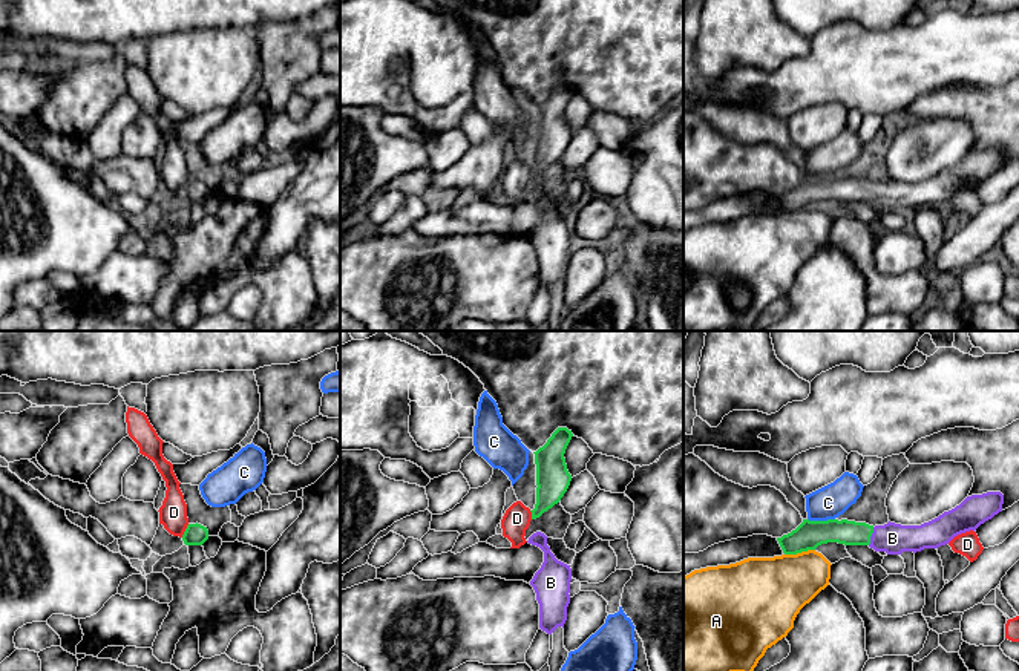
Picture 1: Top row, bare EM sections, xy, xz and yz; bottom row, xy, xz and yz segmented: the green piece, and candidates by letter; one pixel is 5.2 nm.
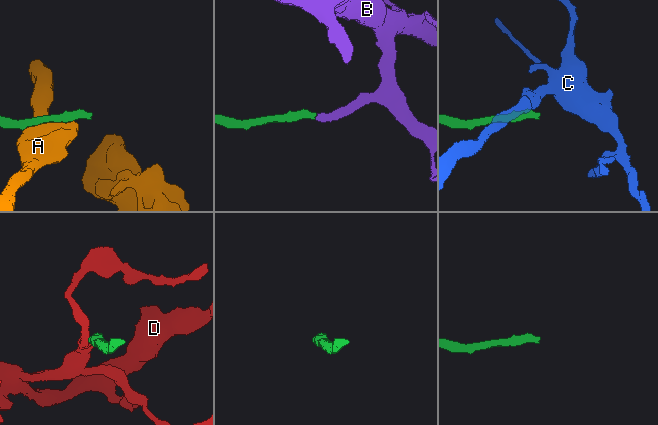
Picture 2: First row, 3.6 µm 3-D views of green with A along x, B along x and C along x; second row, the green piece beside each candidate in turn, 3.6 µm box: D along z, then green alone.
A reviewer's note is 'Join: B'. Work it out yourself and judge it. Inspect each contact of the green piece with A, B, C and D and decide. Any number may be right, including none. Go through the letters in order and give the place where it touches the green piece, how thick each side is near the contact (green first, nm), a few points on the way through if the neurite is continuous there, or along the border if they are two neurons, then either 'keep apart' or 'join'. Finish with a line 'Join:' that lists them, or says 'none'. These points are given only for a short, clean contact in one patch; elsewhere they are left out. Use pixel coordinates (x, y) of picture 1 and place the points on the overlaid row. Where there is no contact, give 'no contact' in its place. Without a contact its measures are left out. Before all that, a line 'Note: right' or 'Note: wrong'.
Note: right
A: yz (799, 552) | 150/360 nm | keep apart
B: yz (869, 536) | 130/160 nm | across yz (845, 532), (869, 536), (892, 538) | join
C: yz (822, 521) | 150/180 nm | along yz (808, 518), (834, 520) | keep apart
D: xy (186, 530) | 110/140 nm | along xy (189, 524), (181, 536) | keep apart
Join: B

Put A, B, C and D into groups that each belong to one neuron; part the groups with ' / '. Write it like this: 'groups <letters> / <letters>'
groups A / B / C / D

